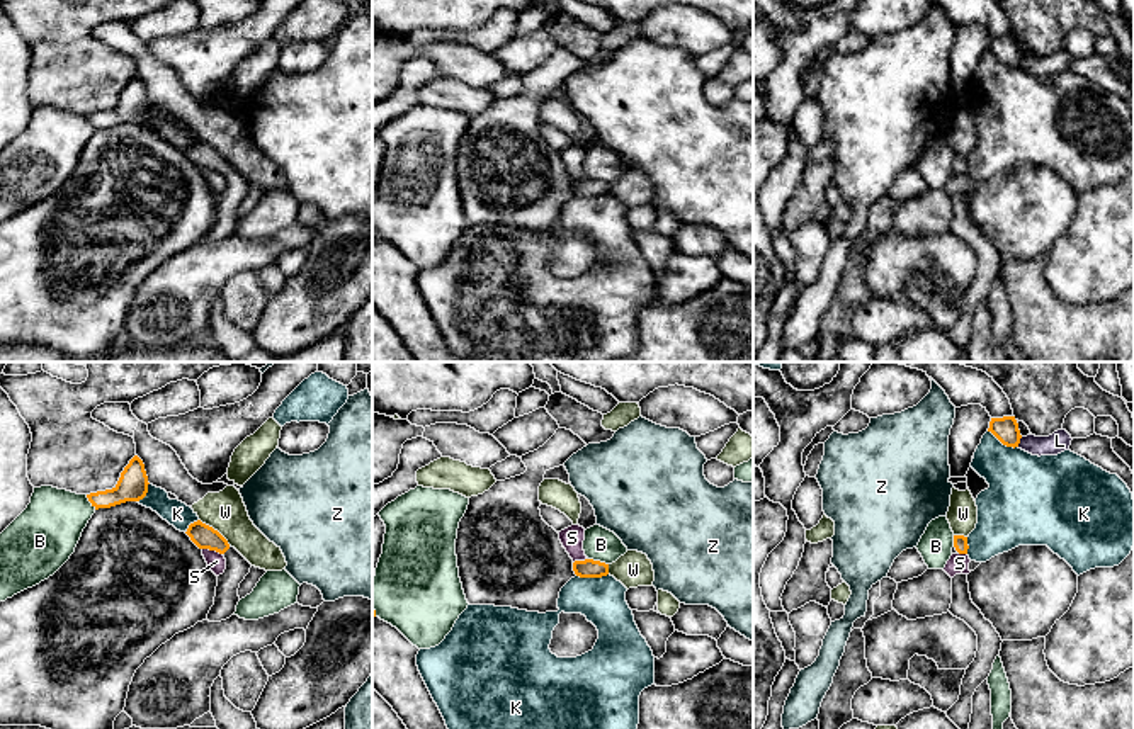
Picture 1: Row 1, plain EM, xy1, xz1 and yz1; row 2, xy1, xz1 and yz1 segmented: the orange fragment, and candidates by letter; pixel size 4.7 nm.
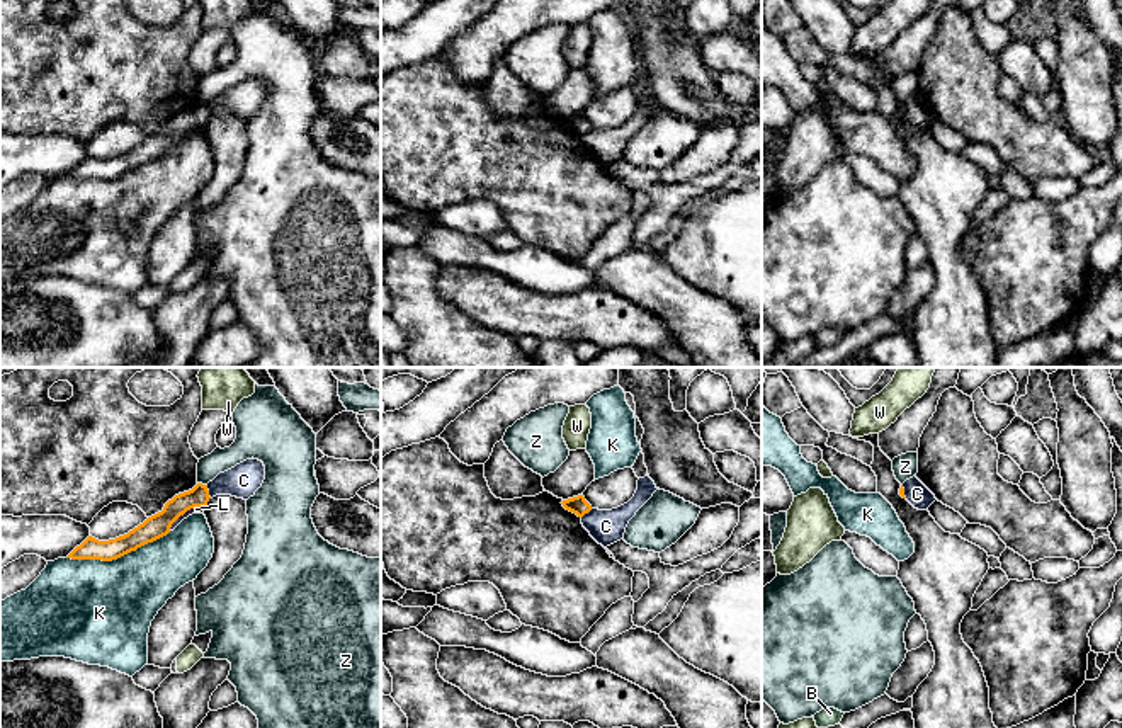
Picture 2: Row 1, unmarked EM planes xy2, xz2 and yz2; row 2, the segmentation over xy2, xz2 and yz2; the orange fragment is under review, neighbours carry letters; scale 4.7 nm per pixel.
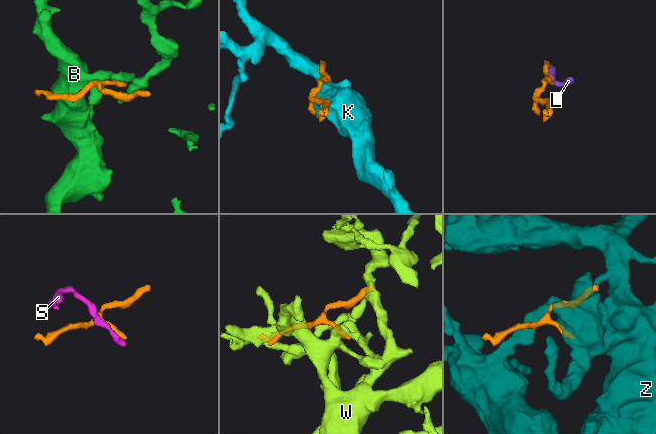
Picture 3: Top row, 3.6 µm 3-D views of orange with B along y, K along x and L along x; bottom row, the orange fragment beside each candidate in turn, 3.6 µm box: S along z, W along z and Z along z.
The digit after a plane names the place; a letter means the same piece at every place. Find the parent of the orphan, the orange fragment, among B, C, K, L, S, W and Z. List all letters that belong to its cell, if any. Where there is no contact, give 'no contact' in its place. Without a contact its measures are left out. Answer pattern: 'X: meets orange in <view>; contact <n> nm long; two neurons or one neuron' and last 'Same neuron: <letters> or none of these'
B: meets orange in xz1; contact 100 nm long; two neurons
C: meets orange in xy2; contact 70 nm long; two neurons
K: meets orange in xy2; contact 500 nm long; two neurons
L: meets orange in xy2; contact 200 nm long; two neurons
S: meets orange in xy1; contact 100 nm long; two neurons
W: meets orange in xy1; contact 200 nm long; two neurons
Z: meets orange in xy2; contact 50 nm long; two neurons
Same neuron: none of these

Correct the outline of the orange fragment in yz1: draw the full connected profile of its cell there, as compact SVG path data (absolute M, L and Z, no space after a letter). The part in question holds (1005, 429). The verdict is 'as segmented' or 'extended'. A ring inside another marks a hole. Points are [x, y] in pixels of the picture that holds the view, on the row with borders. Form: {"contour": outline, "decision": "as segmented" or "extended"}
{"contour": "M1015 416L991 418L988 432L991 432L1003 445L1013 449L1018 447L1022 438Z", "decision": "as segmented"}

